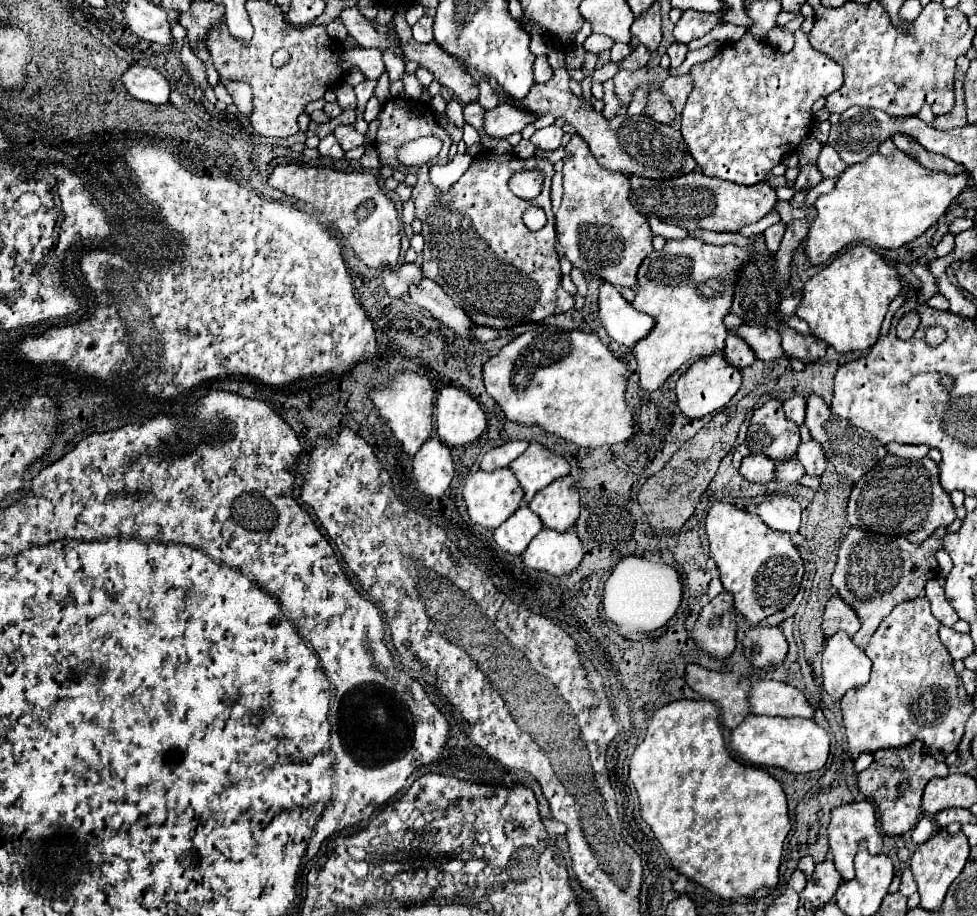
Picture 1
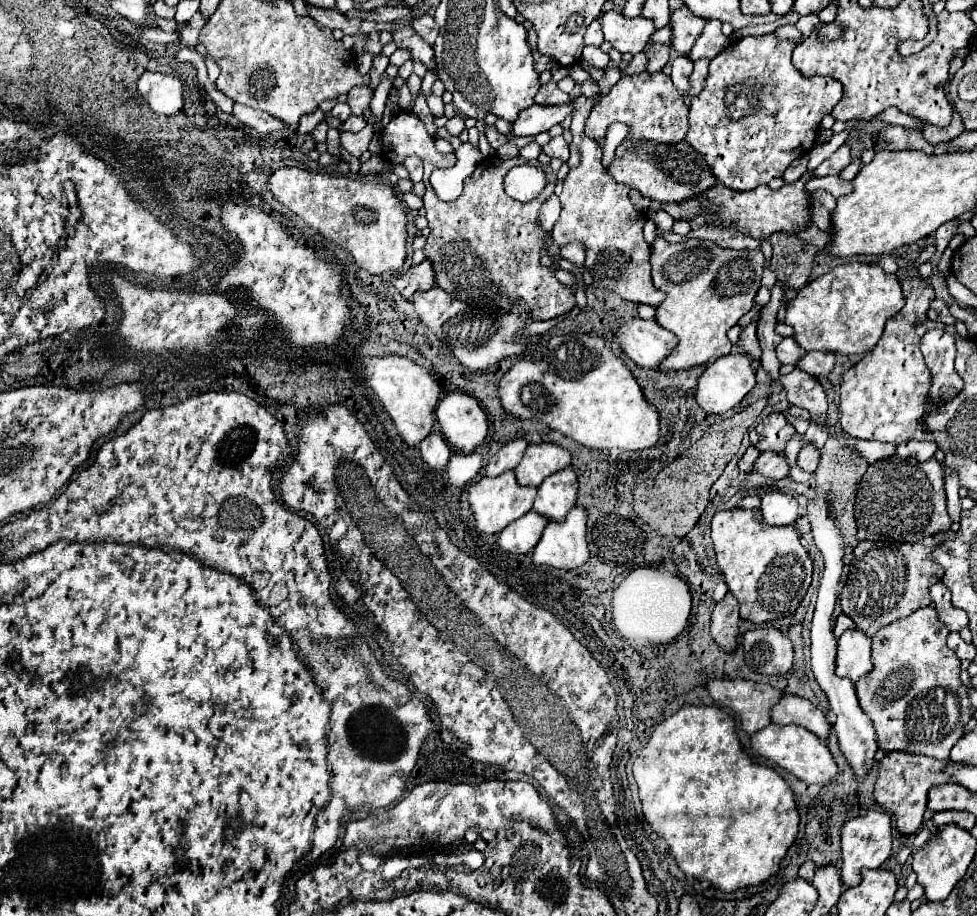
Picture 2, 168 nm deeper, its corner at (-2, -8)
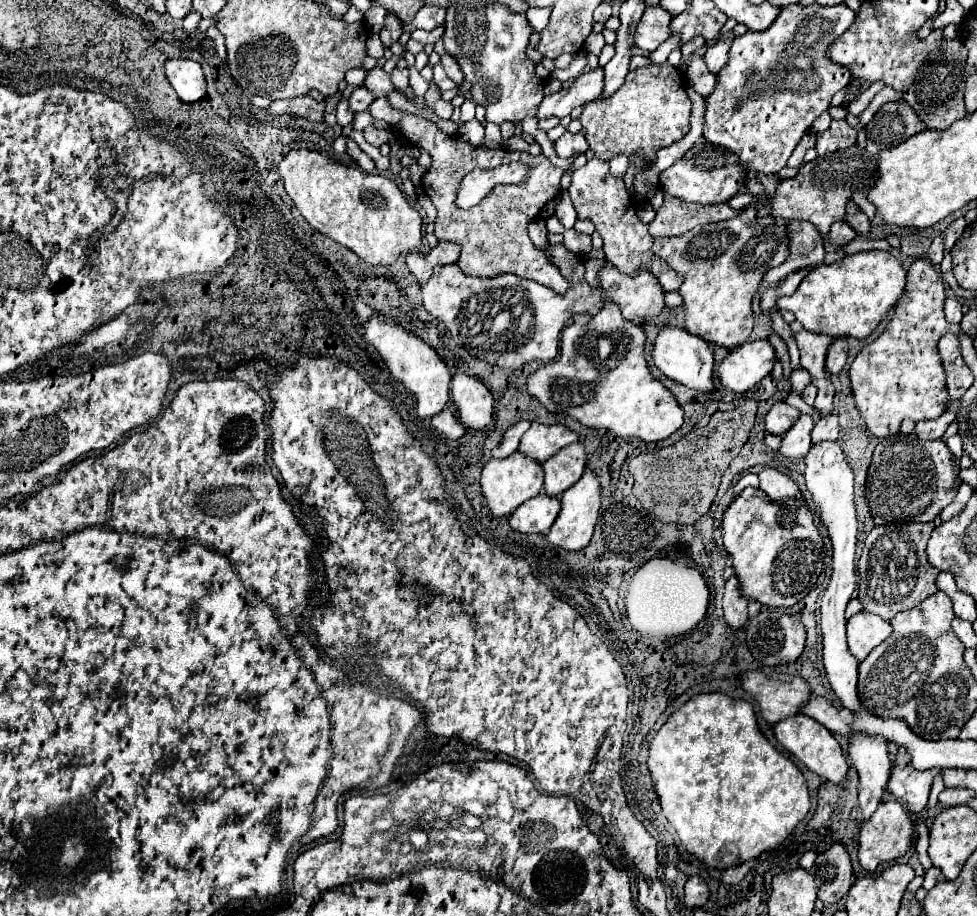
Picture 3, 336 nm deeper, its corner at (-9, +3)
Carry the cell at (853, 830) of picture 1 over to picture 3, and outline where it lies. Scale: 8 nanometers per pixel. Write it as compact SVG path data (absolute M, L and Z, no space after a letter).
M897 800L881 802L879 808L875 810L875 814L871 816L871 820L867 820L861 828L861 838L859 838L859 862L861 862L861 866L869 872L875 872L879 864L893 862L897 858L905 856L905 852L911 848L913 836L915 836L915 822L905 812L901 802L897 802Z

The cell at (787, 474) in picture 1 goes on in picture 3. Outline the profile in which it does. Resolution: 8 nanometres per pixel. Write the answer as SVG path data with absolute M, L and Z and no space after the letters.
M829 414L829 416L821 416L821 420L815 424L811 438L813 444L819 444L823 440L837 440L839 434L839 420L837 414Z

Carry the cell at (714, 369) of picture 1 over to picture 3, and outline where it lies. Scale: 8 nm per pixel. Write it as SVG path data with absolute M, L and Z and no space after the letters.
M769 340L745 342L743 346L731 350L729 356L721 362L721 384L733 392L747 392L771 374L775 362L775 348L769 344Z

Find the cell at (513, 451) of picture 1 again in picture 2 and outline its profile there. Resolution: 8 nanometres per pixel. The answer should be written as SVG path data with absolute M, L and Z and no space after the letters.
M514 439L514 441L510 441L510 443L506 443L506 445L488 461L484 475L488 475L488 477L498 477L498 475L504 473L504 471L516 469L516 465L520 463L520 459L524 457L526 447L528 447L526 439Z

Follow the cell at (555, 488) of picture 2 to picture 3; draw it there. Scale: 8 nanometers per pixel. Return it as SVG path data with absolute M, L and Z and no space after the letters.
M573 442L565 446L561 452L551 456L545 464L545 494L547 496L559 496L569 486L573 486L585 470L585 450L581 442Z

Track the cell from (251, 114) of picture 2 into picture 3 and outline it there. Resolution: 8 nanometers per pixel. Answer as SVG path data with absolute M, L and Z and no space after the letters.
M297 96L287 100L275 100L267 110L273 114L297 114L301 118L321 122L325 112L325 102L317 102L311 96Z

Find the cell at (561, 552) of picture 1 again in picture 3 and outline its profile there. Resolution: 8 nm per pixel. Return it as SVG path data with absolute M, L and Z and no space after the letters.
M587 468L581 476L581 480L577 480L577 484L573 484L573 488L567 488L567 492L561 494L561 512L557 516L557 520L553 522L547 540L553 546L565 548L565 550L581 550L587 546L587 542L593 536L593 528L599 516L599 506L601 506L601 486L599 486L599 478L597 474Z

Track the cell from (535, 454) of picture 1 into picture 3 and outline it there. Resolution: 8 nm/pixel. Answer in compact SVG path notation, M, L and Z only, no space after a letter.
M533 422L531 428L525 432L525 436L521 438L519 452L527 454L543 464L555 452L559 452L561 448L565 448L567 444L577 442L577 440L579 440L579 436L575 432L571 432L569 428L565 428L563 424L545 426L545 424Z

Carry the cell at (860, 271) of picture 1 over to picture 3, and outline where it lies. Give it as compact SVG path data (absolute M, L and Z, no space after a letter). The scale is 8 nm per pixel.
M888 251L857 252L839 262L815 266L791 296L779 298L777 308L793 312L809 332L829 334L833 338L867 338L889 308L905 294L905 278L907 274L901 262Z

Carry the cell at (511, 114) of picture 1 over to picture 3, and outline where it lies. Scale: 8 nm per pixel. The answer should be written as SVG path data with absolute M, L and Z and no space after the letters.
M595 68L589 72L583 72L575 78L575 82L569 88L561 88L559 92L545 96L539 104L537 118L549 118L549 116L569 116L573 108L585 106L587 102L599 98L603 92L603 68Z

